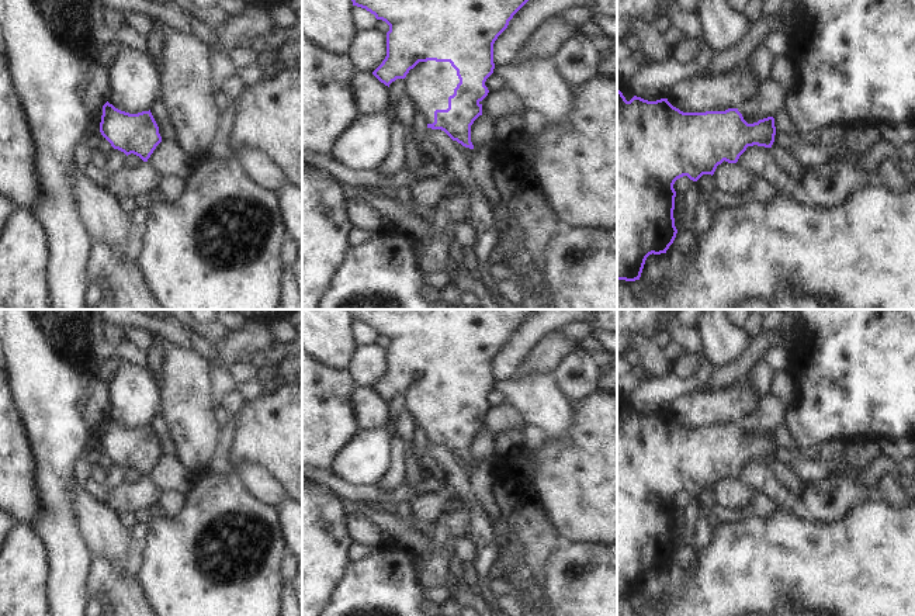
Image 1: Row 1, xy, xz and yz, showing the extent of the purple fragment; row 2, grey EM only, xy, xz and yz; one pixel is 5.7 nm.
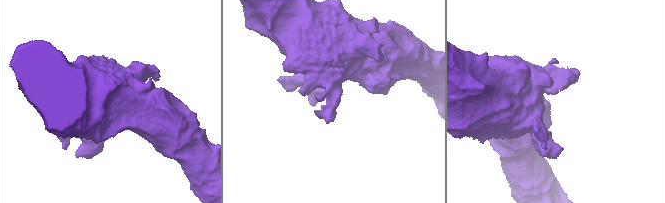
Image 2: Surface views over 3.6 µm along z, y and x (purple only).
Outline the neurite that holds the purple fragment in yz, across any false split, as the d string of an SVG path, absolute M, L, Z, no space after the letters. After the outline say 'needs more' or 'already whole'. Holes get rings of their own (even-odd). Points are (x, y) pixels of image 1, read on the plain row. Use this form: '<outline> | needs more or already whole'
M617 405L617 595L640 595L649 570L666 568L673 558L677 544L673 525L676 506L673 499L687 491L697 496L703 489L714 489L724 475L736 478L748 461L772 463L774 457L774 433L767 432L748 439L738 423L725 426L683 428L668 413L648 416L634 411L630 416Z | already whole

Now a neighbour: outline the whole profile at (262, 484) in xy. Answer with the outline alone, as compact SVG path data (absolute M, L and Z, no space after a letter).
M240 464L232 467L232 473L238 474L245 488L259 501L278 506L285 498L284 487L261 466Z

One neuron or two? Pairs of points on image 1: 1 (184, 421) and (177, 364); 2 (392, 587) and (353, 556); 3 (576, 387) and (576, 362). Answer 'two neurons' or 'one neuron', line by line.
1: one neuron
2: two neurons
3: one neuron

